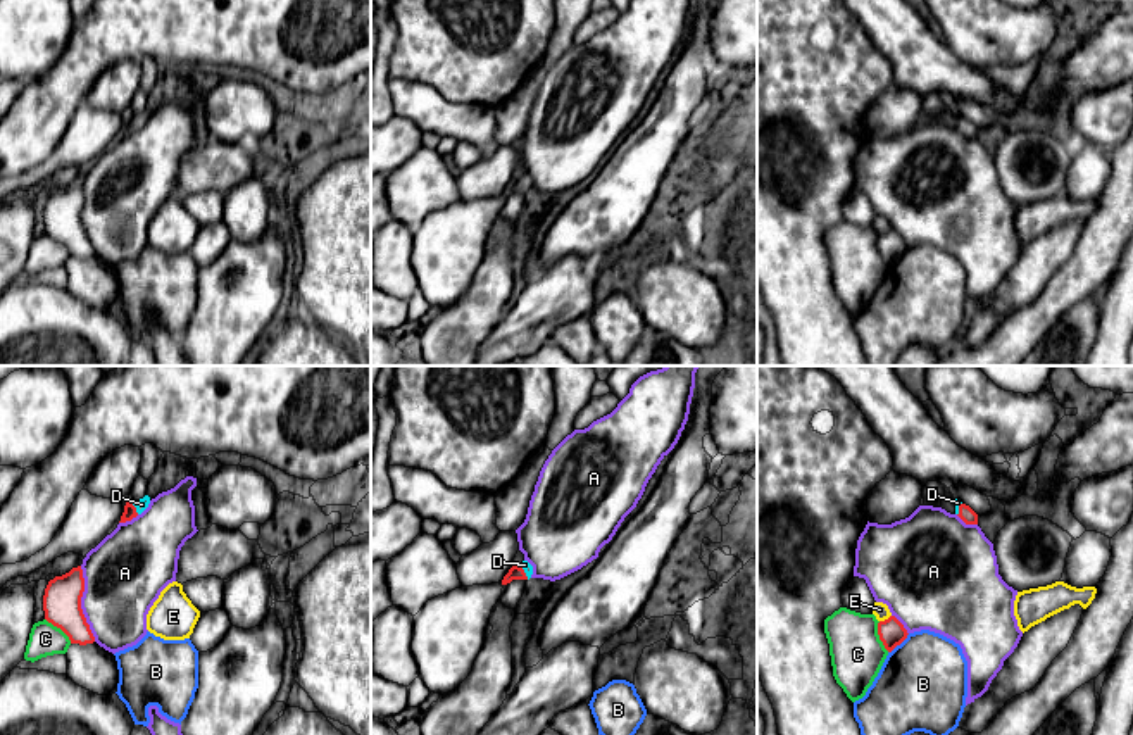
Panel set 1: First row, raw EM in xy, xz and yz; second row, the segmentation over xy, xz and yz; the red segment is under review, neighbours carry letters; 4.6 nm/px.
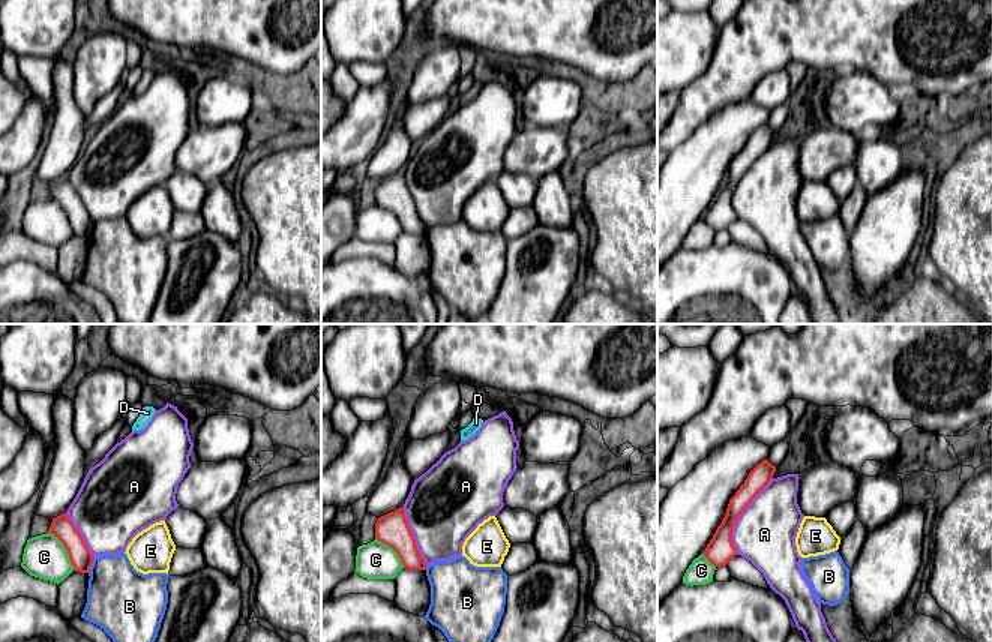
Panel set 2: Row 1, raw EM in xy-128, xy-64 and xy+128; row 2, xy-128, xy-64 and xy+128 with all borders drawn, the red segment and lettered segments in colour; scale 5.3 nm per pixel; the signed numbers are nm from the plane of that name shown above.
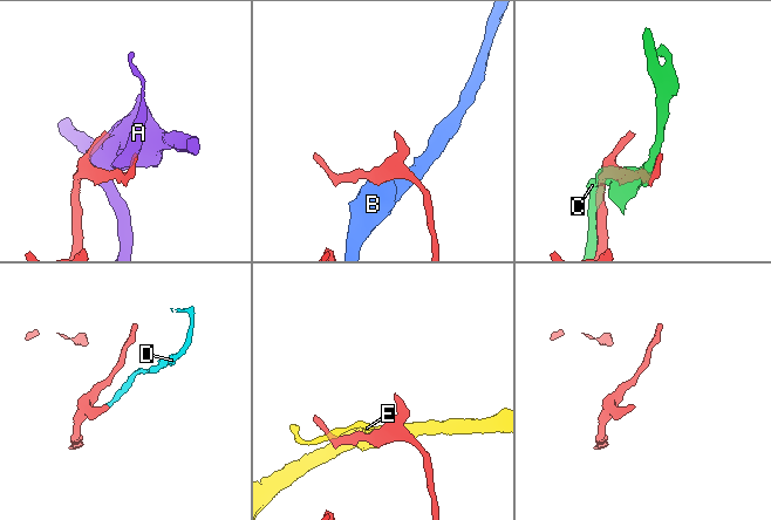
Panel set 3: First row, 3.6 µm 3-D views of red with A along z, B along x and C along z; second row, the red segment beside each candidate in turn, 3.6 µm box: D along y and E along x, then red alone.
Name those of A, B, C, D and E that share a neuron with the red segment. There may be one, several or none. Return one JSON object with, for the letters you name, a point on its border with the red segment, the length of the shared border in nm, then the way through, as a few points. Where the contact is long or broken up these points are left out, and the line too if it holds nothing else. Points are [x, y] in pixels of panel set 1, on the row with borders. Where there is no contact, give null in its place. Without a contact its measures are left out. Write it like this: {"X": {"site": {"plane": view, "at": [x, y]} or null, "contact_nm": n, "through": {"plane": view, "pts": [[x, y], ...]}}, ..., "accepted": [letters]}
{"D": {"site": {"plane": "xy", "at": [135, 508]}, "contact_nm": 70, "through": {"plane": "xy", "pts": [[130, 511], [135, 508], [142, 504]]}}, "accepted": ["D"]}

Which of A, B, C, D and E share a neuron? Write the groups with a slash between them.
A / B / C / D / E

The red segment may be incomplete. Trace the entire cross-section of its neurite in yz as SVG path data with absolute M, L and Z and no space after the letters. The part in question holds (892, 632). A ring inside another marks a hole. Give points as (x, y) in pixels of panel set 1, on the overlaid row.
M890 616L888 619L878 623L878 635L885 649L892 652L907 638L909 633L895 616Z

